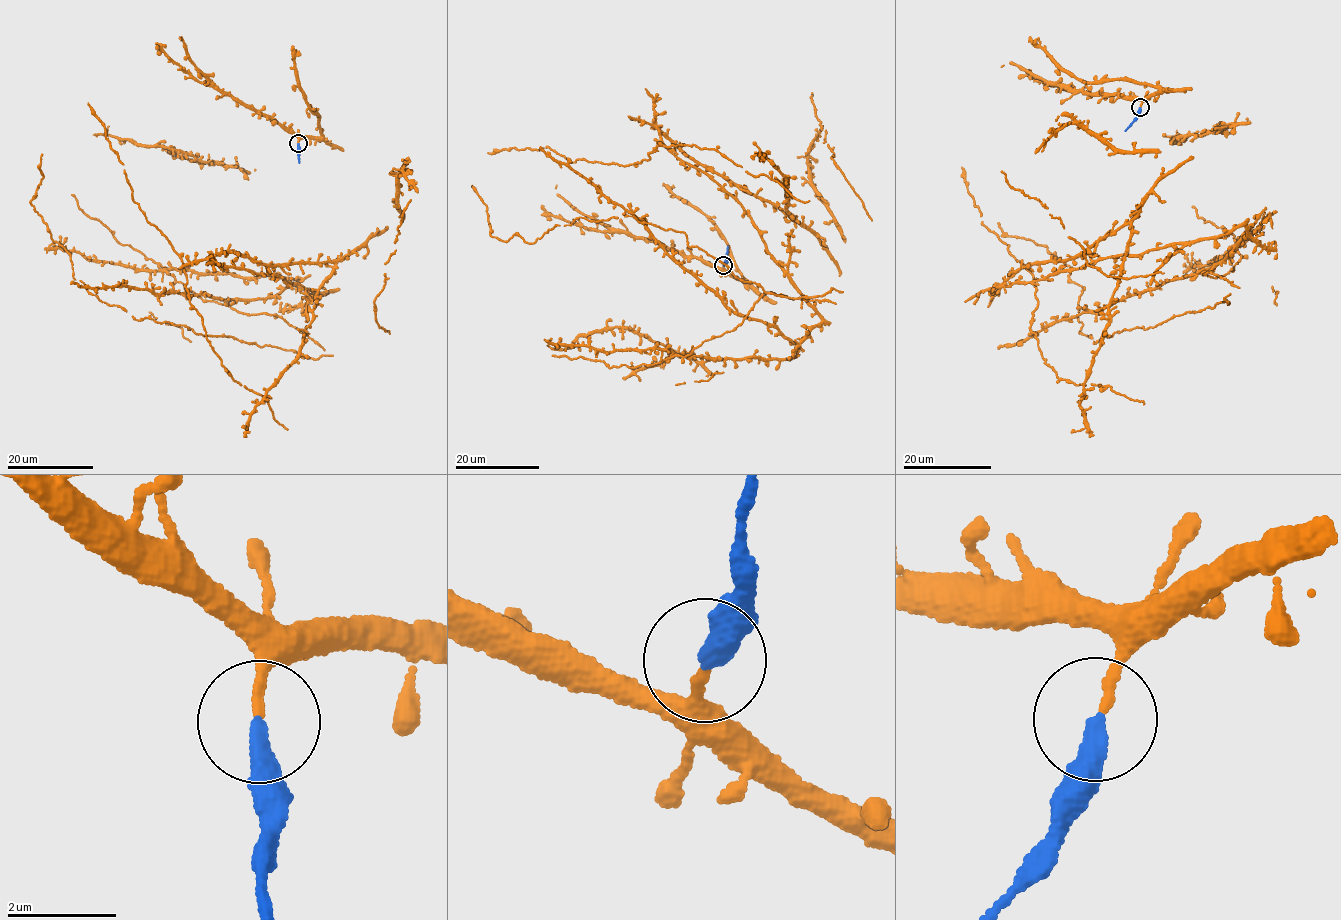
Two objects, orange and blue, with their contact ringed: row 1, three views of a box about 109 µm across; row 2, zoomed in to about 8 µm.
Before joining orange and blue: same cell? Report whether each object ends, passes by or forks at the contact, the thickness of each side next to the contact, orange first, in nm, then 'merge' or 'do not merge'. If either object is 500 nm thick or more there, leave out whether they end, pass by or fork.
orange ends there; blue ends there; 170 nm thick on the orange side, 360 nm on the other; do not merge

